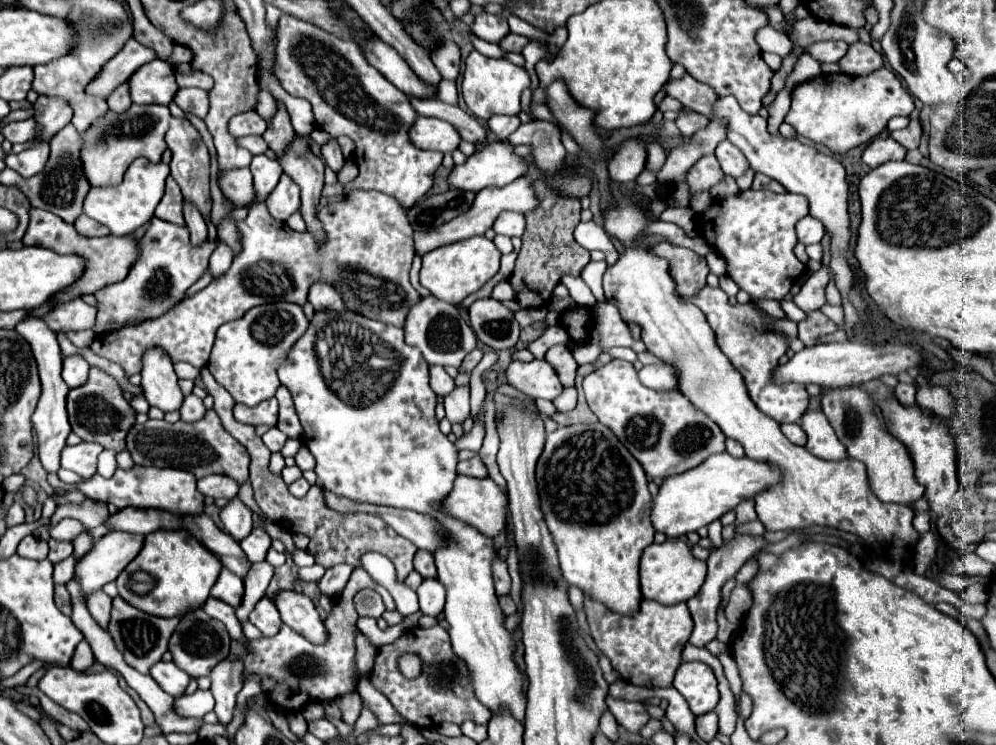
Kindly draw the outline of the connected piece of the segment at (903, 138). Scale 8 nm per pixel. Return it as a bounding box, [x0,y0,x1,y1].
[890,120,923,149]

